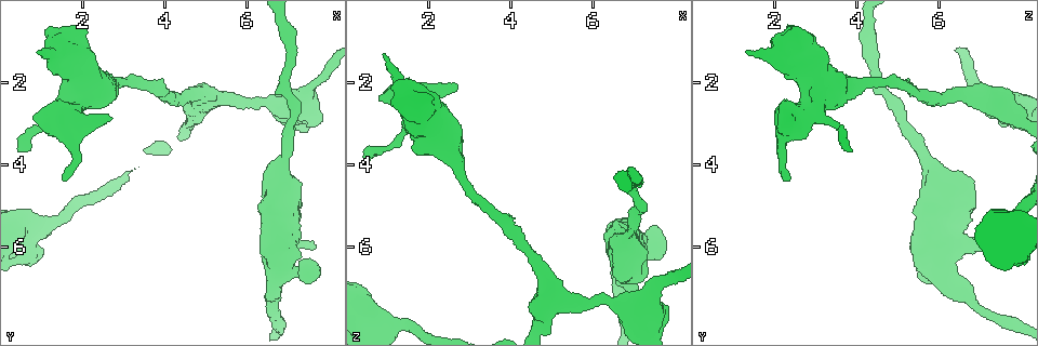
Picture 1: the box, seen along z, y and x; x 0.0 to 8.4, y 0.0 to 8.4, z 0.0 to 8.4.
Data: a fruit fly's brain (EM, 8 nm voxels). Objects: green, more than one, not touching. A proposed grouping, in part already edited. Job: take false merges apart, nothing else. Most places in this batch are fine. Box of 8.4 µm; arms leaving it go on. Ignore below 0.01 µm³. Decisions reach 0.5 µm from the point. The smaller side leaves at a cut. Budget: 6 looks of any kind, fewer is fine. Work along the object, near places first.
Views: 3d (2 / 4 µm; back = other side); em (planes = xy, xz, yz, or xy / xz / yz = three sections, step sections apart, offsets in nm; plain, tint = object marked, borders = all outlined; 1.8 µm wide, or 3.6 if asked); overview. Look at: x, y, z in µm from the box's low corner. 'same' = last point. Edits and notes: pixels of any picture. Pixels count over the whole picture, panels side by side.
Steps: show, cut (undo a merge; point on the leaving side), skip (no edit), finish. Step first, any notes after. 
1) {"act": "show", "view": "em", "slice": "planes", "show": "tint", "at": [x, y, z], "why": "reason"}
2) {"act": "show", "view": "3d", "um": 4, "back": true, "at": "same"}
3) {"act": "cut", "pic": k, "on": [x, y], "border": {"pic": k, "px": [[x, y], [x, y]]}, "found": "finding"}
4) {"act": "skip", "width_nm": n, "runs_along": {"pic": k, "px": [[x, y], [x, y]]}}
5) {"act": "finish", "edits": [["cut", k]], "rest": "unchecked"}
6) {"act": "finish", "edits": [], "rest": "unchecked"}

{"act": "show", "view": "3d", "um": 4, "at": [6.65, 5.05, 5.90], "why": "sudden change in width"}

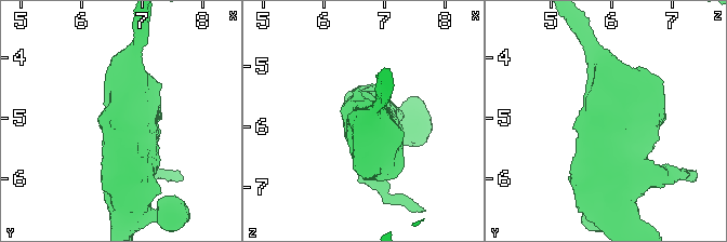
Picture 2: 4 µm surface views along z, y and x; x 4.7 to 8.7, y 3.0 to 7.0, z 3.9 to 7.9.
{"act": "show", "view": "em", "um": 3.6, "slice": "planes", "show": "tint", "at": [6.70, 5.00, 5.95]}

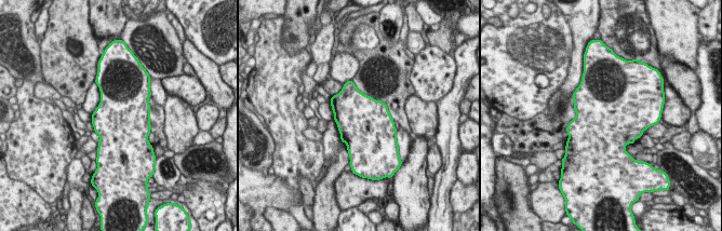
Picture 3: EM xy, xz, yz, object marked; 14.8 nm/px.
{"act": "skip", "width_nm": 800, "found": "all the same neuron"}

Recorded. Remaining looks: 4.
{"act": "show", "view": "em", "slice": "planes", "show": "tint", "at": [6.70, 2.55, 7.35], "why": "four arms meet"}

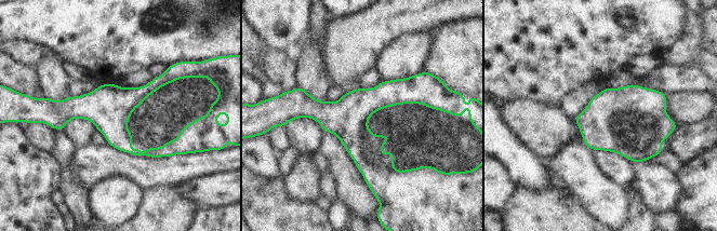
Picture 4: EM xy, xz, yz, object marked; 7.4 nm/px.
{"act": "skip", "width_nm": 300, "runs_along": {"pic": 4, "px": [[426, 102], [297, 108]]}, "found": "continuous, no second neuron"}

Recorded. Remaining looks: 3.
{"act": "show", "view": "em", "um": 3.6, "slice": "planes", "show": "tint", "at": [1.00, 5.50, 7.90]}

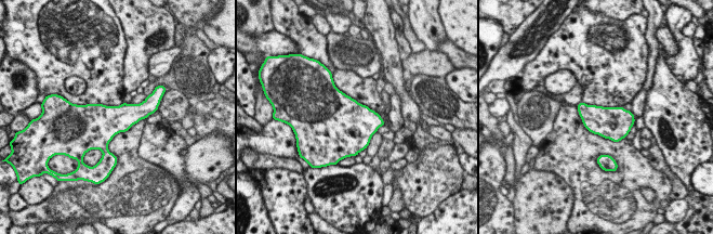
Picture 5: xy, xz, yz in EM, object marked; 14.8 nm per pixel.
{"act": "skip", "found": "continuous, no second neuron"}

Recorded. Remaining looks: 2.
{"act": "finish", "edits": [], "rest": "unchecked"}

